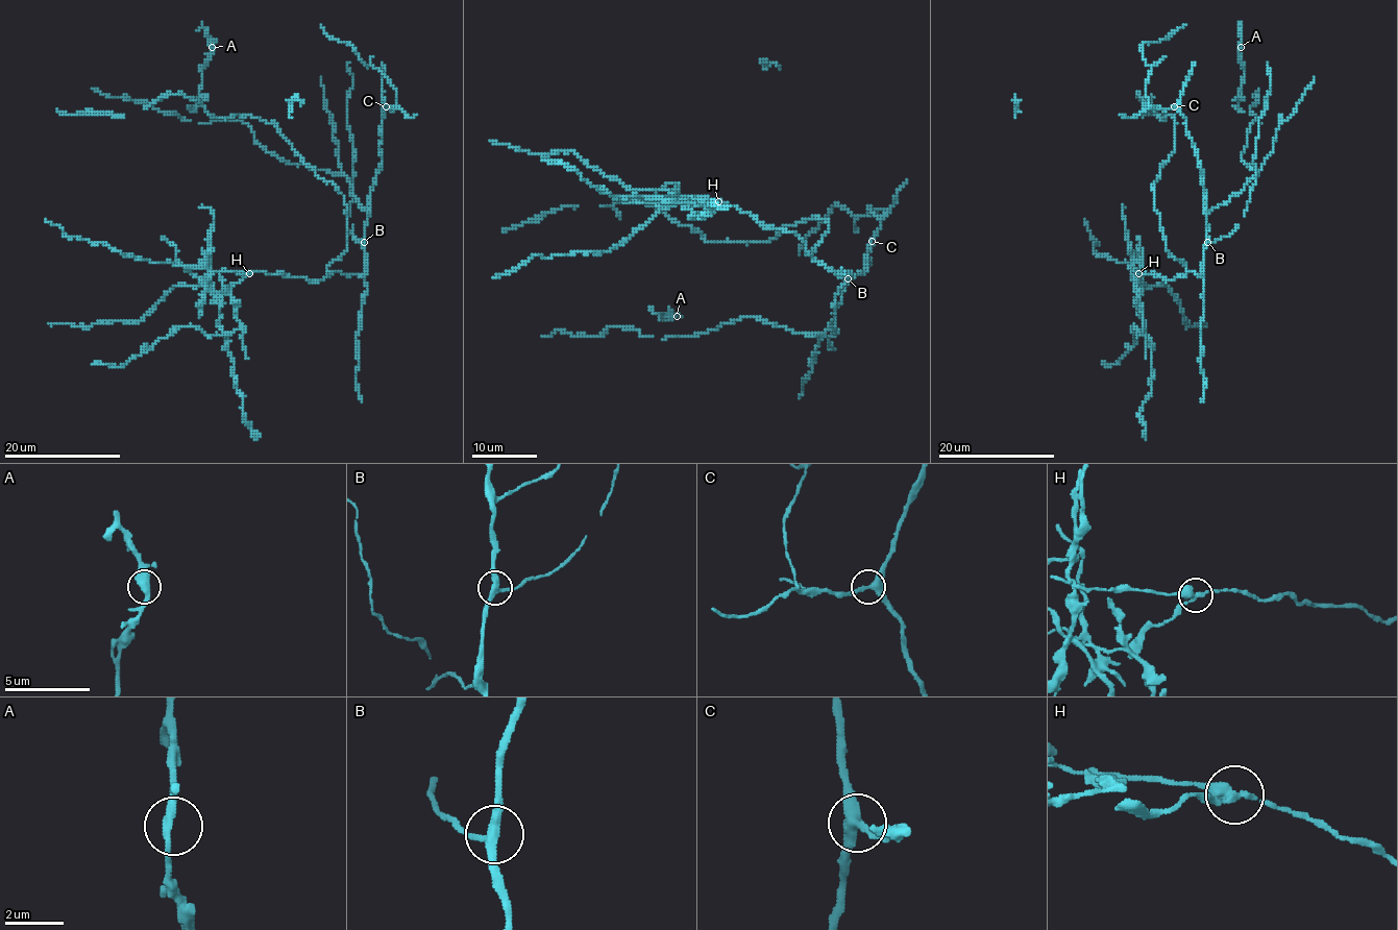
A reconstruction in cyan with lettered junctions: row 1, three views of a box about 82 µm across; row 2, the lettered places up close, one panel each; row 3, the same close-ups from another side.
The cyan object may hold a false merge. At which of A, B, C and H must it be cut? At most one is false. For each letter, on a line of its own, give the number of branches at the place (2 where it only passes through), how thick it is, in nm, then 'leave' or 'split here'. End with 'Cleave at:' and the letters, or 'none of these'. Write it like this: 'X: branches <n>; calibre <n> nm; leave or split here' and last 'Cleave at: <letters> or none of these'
A: branches 3; calibre 320 nm; leave
B: branches 3; calibre 280 nm; leave
C: branches 3; calibre 340 nm; leave
H: branches 3; calibre 320 nm; split here
Cleave at: H

